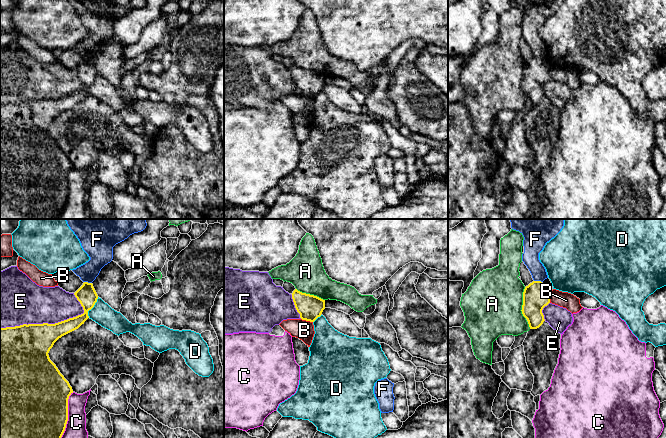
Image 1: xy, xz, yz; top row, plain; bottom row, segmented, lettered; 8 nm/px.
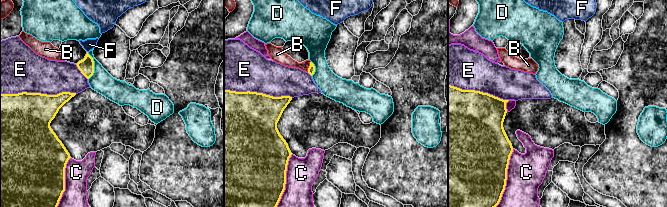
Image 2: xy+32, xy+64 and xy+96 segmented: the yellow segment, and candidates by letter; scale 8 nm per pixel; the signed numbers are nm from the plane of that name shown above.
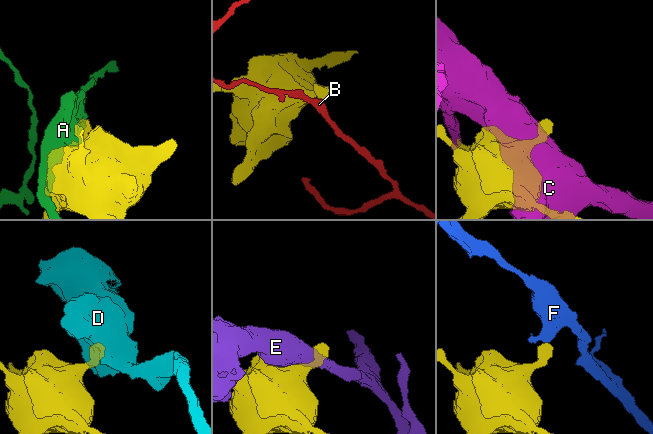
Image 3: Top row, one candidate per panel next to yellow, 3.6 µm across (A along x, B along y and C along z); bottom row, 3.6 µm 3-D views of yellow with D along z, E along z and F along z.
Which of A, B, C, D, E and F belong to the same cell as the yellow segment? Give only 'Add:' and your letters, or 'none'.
Add: none

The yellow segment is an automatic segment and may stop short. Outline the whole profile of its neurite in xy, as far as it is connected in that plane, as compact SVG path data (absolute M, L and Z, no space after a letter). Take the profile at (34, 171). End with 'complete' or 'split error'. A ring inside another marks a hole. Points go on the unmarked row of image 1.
M84 58L74 69L84 89L55 100L23 100L0 104L0 219L58 219L68 197L68 175L73 169L69 158L49 134L49 127L62 112L78 105L89 94L88 87L98 71L92 59Z | complete

